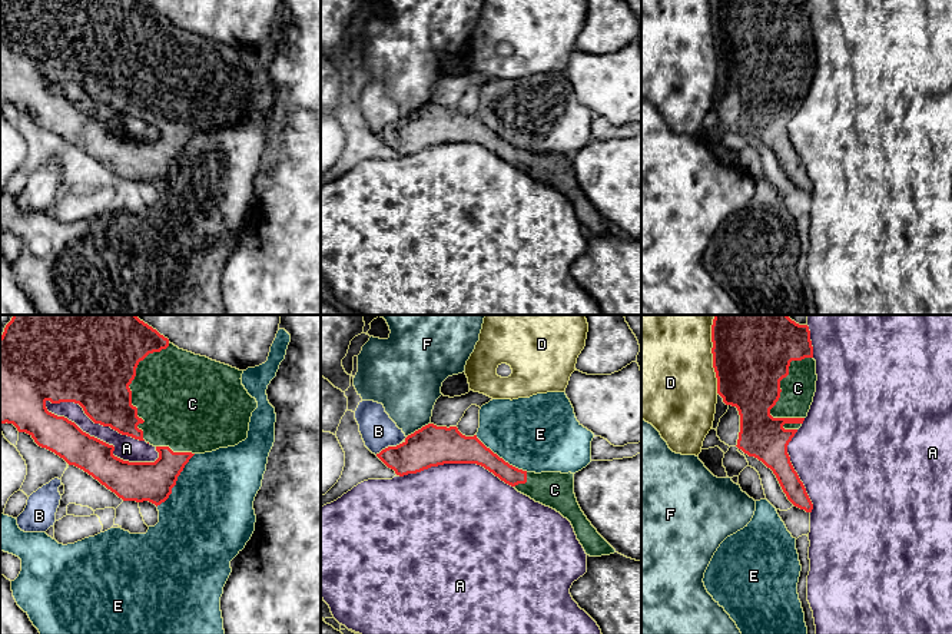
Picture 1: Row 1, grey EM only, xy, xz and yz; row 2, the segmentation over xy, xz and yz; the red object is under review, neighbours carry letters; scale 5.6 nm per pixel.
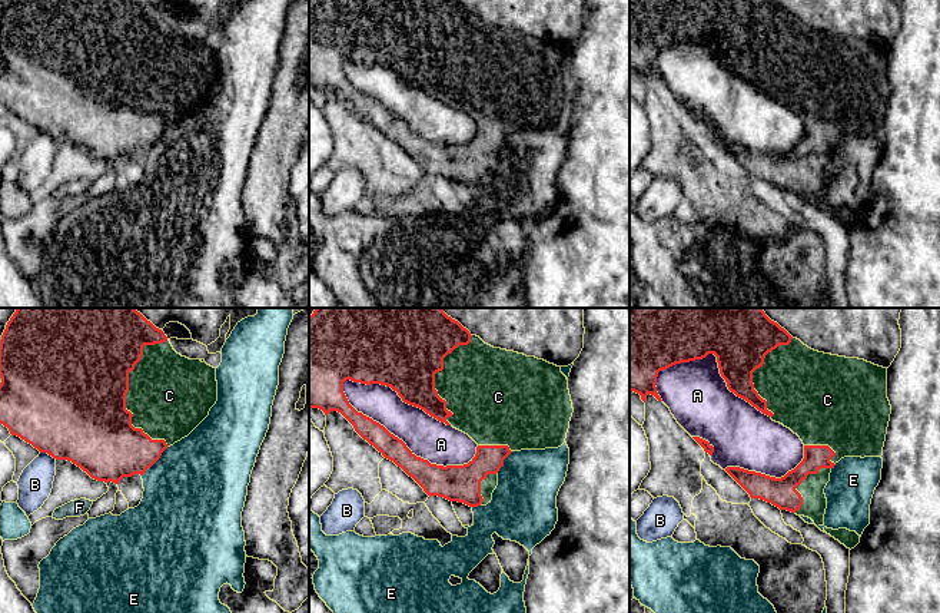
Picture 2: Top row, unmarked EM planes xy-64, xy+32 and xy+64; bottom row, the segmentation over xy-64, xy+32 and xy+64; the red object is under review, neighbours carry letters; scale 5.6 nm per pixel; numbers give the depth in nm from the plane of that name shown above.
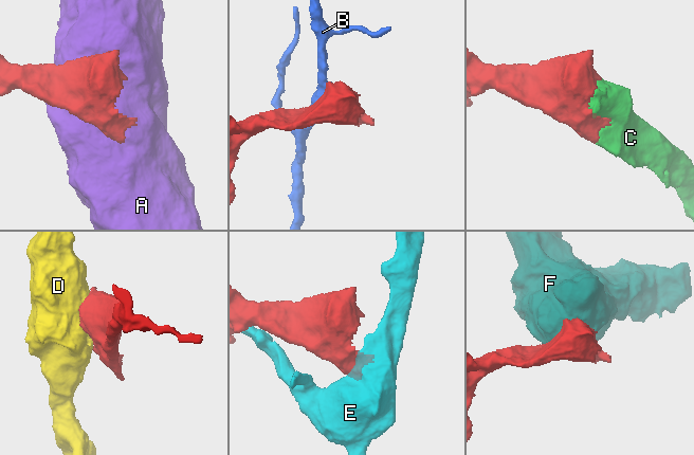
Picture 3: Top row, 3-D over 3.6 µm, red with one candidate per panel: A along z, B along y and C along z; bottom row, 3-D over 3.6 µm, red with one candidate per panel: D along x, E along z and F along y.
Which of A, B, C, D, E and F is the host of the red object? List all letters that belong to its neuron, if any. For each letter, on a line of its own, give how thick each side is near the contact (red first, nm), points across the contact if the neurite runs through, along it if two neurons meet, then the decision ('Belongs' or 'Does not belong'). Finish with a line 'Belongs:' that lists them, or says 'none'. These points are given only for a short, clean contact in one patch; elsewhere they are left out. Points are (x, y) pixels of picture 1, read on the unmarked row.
A: Thickness 280 nm (red) against 140 nm. Does not belong
B: Thickness 240 nm (red) against 200 nm. Boundary: xz (400, 122), (385, 126), (375, 133). Does not belong
C: Thickness 480 nm (red) against 440 nm. Belongs
D: Thickness 420 nm (red) against 480 nm. Does not belong
E: Thickness 220 nm (red) against 480 nm. Does not belong
F: Thickness 240 nm (red) against 360 nm. Boundary: xz (430, 102), (407, 116). Does not belong
Belongs: C

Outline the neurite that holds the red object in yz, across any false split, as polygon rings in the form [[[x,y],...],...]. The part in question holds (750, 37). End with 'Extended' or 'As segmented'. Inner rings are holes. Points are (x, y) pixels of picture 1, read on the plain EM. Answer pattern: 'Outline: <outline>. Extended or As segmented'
Outline: [[[713,0],[711,21],[717,73],[740,94],[736,126],[773,150],[795,186],[812,192],[813,183],[787,133],[787,125],[807,96],[816,72],[809,6],[795,0]]]. Extended

